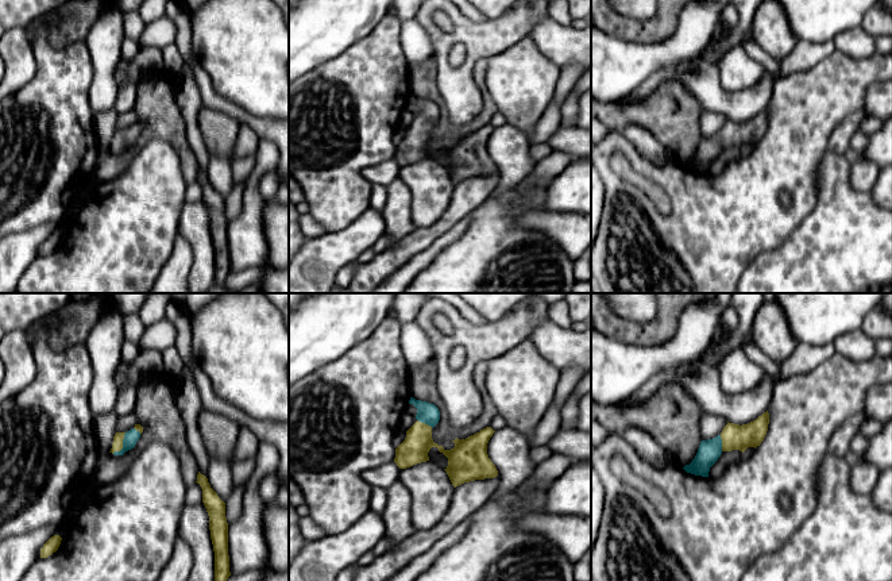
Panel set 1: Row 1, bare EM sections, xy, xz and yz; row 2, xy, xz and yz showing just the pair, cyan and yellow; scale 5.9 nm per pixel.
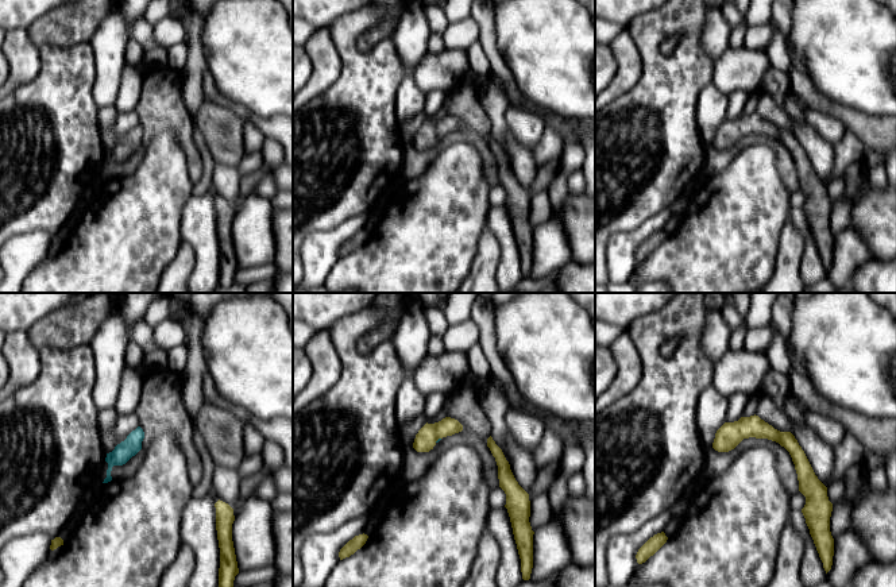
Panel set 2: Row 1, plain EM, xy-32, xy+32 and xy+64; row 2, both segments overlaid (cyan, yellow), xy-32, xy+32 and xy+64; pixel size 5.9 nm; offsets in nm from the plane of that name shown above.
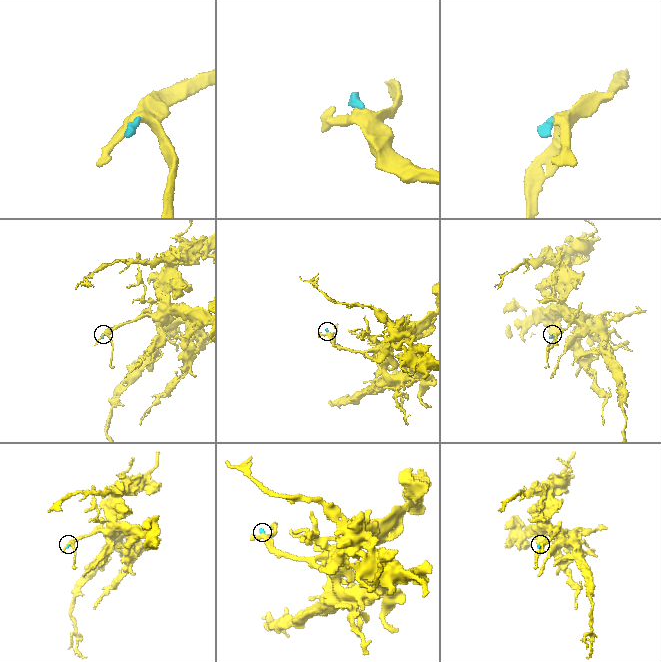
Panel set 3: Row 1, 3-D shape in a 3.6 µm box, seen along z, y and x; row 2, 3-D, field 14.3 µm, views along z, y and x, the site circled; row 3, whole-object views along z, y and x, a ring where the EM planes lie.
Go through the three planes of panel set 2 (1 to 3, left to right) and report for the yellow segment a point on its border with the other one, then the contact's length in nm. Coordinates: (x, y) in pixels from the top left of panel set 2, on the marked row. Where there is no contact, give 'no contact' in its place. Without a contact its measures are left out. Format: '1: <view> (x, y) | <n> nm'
1: no contact
2: xy+32 (439, 439) | 50 nm
3: no contact

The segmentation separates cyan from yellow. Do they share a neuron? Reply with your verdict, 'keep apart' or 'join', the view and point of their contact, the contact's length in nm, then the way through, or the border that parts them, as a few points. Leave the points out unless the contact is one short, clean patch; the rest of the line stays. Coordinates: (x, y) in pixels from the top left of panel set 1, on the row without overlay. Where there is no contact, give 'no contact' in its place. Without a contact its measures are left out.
join | xy (123, 142) | 150 nm | across xy (131, 134), (123, 142), (118, 137)

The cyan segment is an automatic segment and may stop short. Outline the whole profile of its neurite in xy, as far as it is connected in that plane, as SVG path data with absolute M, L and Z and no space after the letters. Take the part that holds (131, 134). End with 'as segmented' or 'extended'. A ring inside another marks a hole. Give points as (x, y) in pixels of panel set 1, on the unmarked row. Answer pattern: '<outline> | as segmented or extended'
M135 122L135 124L127 130L116 130L109 150L113 153L123 153L126 149L135 145L142 130L143 124L140 122Z | extended

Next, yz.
M768 108L748 122L727 119L718 134L700 139L695 155L683 166L695 173L708 174L710 165L723 149L740 147L744 150L748 145L760 143L766 132L768 122Z | extended

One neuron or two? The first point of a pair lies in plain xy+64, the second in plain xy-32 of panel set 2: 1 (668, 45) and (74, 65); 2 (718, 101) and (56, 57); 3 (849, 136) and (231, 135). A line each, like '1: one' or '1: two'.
1: two
2: two
3: two

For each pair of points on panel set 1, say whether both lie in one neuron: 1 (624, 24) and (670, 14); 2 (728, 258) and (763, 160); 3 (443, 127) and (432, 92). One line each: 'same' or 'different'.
1: same
2: same
3: same

